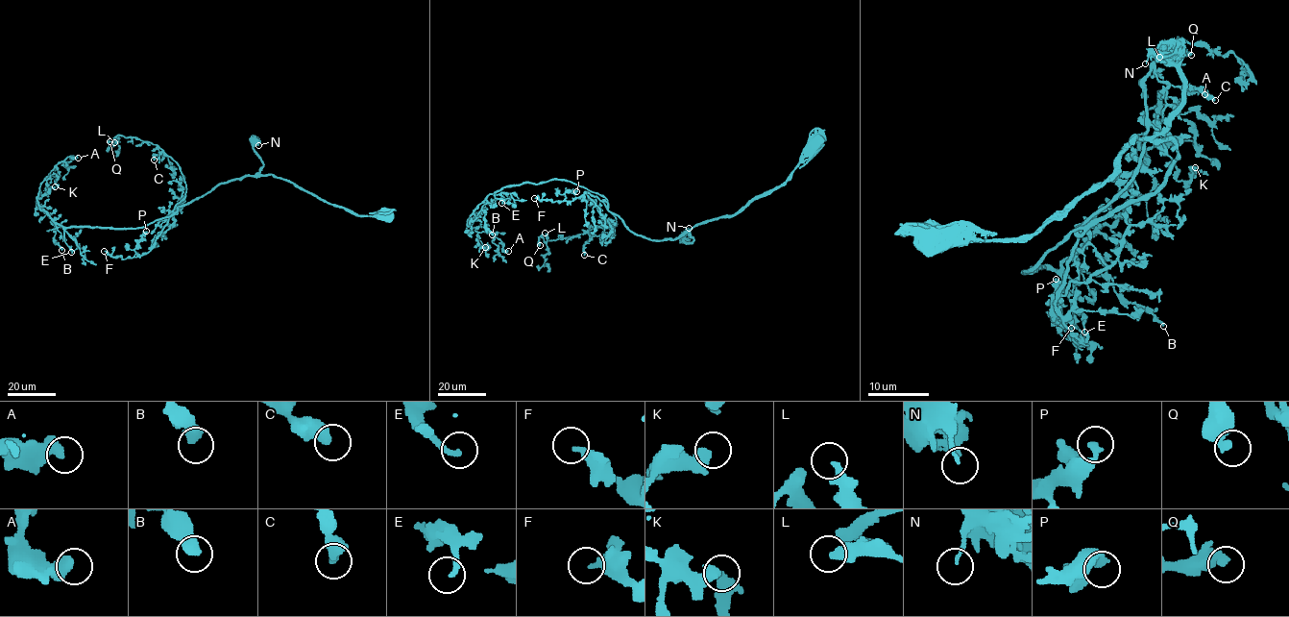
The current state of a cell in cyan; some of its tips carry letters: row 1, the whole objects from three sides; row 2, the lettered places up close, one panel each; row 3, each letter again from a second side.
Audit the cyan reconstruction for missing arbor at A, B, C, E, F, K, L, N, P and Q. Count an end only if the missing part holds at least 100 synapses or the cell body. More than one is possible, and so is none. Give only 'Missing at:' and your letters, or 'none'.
Missing at: E

